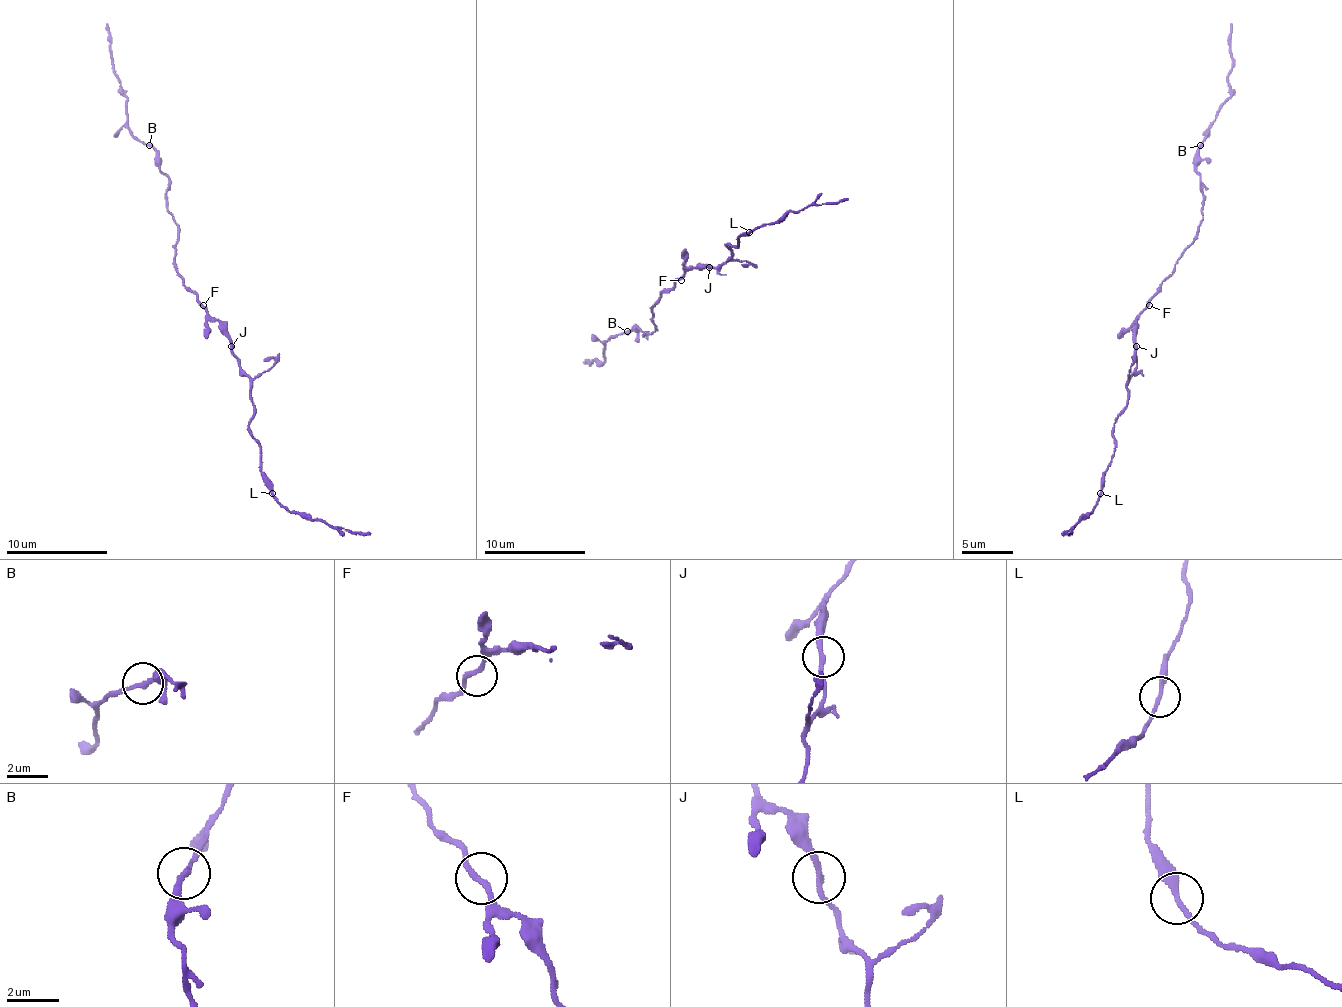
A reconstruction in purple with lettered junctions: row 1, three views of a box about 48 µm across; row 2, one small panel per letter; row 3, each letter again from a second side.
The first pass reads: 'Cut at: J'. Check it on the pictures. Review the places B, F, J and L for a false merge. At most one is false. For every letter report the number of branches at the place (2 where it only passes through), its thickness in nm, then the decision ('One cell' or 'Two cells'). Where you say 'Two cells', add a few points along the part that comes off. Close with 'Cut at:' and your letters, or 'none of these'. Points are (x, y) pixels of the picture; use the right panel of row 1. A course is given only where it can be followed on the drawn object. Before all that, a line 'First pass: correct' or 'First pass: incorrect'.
First pass: incorrect
B: Branches: 2. Thickness 200 nm. One cell
F: Branches: 2. Thickness 200 nm. One cell
J: Branches: 2. Thickness 220 nm. One cell
L: Branches: 2. Thickness 200 nm. One cell
Cut at: none of these

